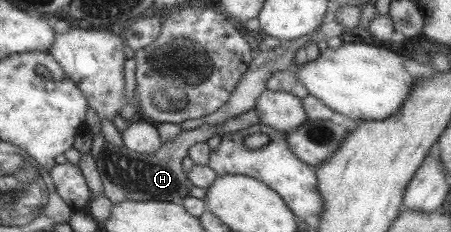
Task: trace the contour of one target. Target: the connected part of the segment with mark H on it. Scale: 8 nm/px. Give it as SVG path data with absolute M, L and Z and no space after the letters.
M252 109L218 125L218 127L204 125L197 129L186 129L173 142L165 142L165 146L154 154L136 152L126 146L108 143L97 156L98 168L106 186L106 195L115 204L126 200L155 200L184 205L185 199L192 196L192 188L195 185L184 170L184 158L190 157L190 150L199 143L213 144L214 139L226 134L226 132L236 132L258 123L260 123L258 113Z

